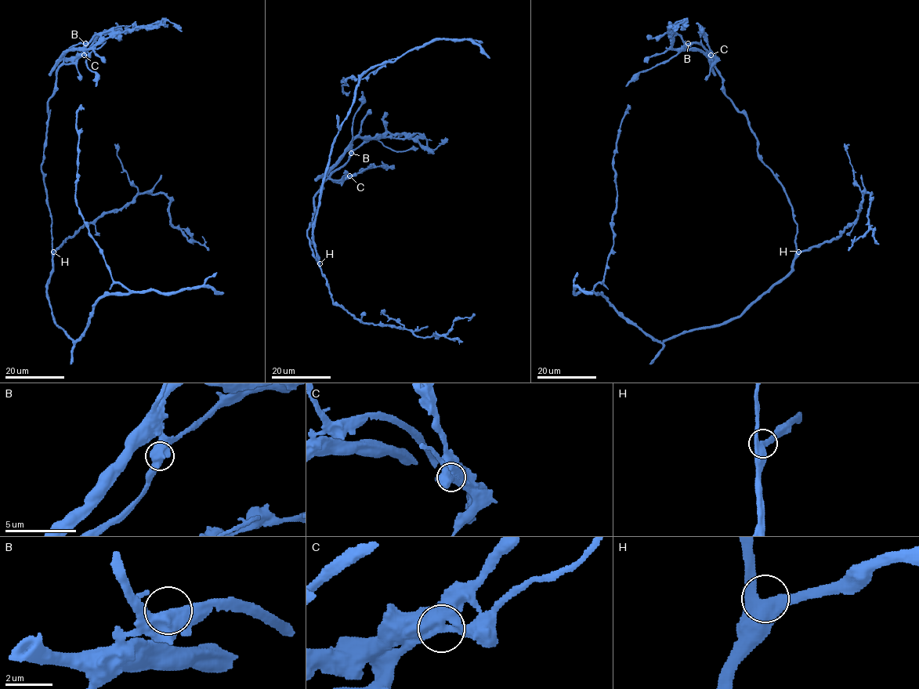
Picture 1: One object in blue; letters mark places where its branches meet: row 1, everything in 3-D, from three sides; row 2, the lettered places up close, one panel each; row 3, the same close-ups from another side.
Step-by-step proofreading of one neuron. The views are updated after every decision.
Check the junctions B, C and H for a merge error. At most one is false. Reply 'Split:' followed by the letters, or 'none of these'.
Split: C

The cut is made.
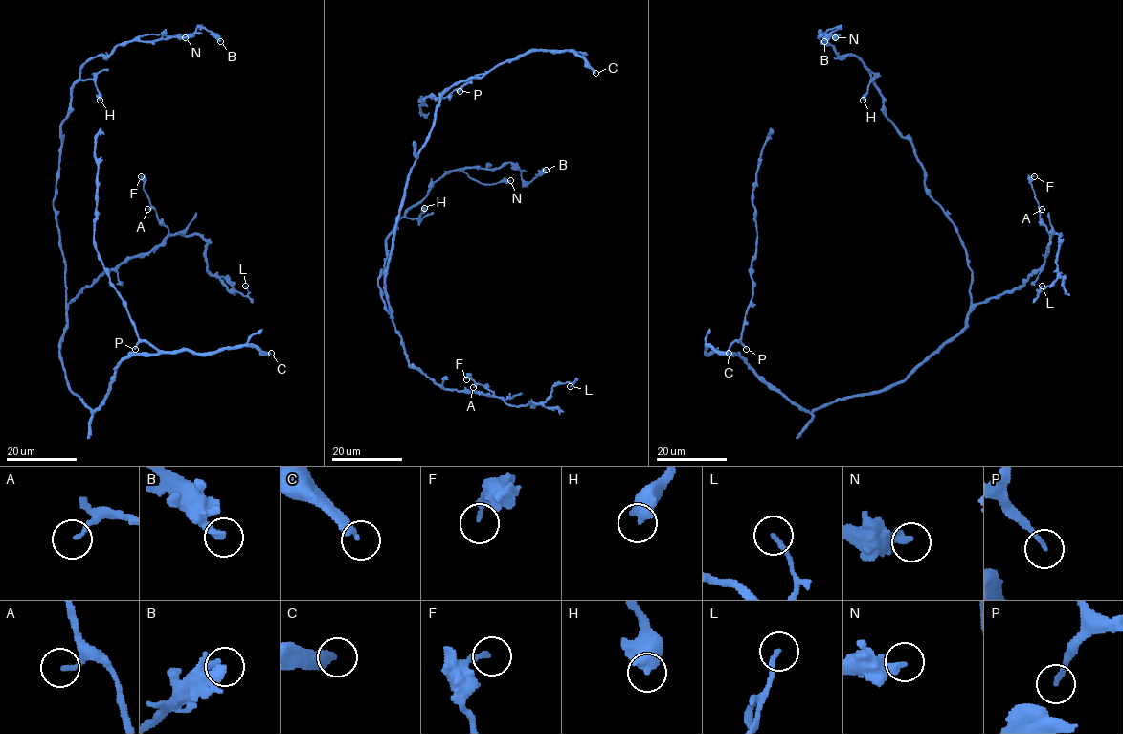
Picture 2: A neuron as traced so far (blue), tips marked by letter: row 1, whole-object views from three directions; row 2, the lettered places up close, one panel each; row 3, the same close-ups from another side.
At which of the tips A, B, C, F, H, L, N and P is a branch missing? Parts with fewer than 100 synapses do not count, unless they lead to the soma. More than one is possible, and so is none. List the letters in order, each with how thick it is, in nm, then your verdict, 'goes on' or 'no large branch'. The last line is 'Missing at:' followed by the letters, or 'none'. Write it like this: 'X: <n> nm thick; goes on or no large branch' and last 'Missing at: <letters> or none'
A: 160 nm thick; no large branch
B: 320 nm thick; no large branch
C: 320 nm thick; goes on
F: 190 nm thick; no large branch
H: 600 nm thick; no large branch
L: 170 nm thick; no large branch
N: 400 nm thick; no large branch
P: 160 nm thick; no large branch
Missing at: C

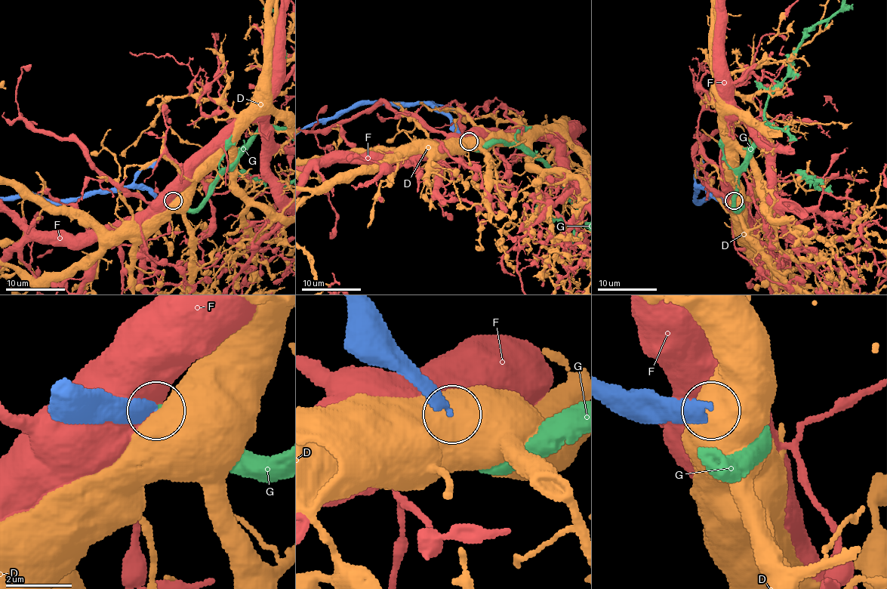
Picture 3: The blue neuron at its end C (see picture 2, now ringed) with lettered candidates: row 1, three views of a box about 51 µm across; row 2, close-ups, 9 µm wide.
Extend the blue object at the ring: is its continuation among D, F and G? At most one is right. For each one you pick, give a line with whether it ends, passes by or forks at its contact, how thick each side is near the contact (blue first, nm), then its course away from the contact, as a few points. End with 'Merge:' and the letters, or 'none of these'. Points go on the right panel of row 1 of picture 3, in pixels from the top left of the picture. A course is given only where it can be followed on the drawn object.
G: it ends; calibres 320 and 240 nm
Merge: G

